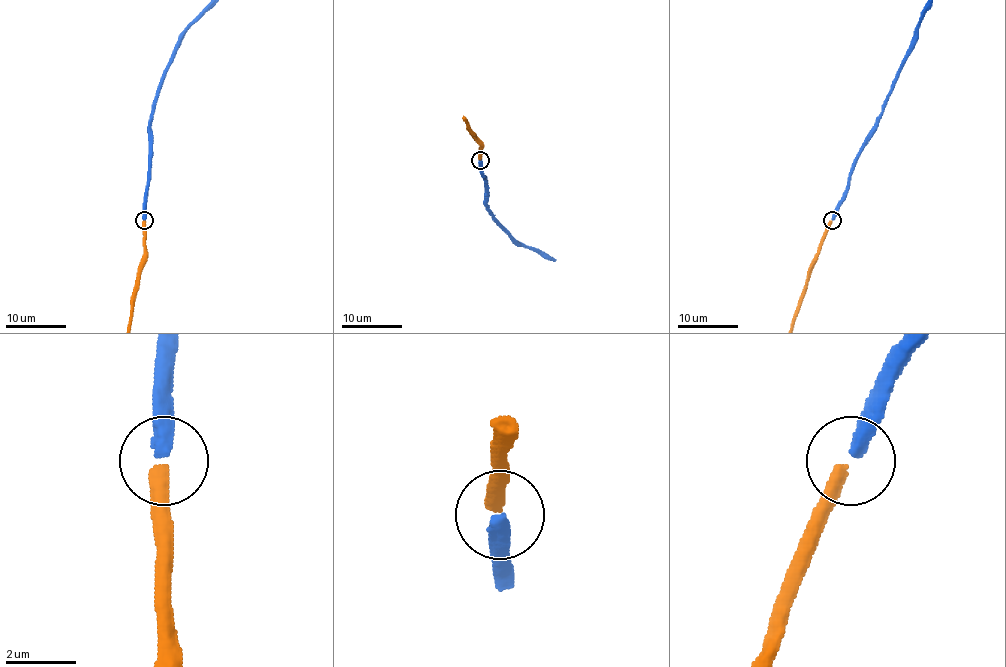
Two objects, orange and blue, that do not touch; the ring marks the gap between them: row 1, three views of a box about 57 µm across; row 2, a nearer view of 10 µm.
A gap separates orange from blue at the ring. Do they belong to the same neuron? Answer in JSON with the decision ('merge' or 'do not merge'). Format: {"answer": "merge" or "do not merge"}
{"answer": "merge"}

